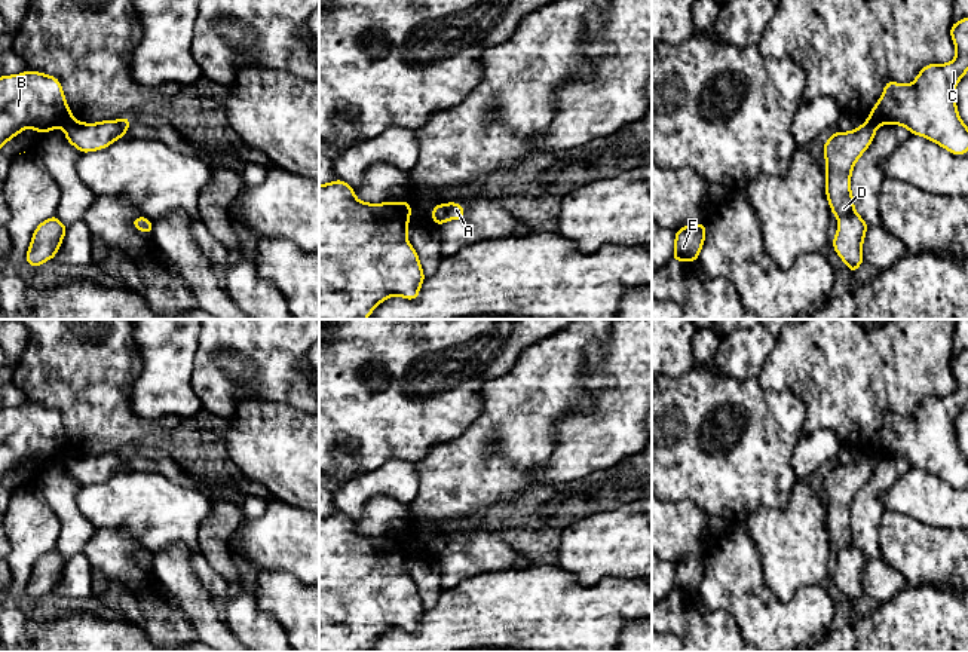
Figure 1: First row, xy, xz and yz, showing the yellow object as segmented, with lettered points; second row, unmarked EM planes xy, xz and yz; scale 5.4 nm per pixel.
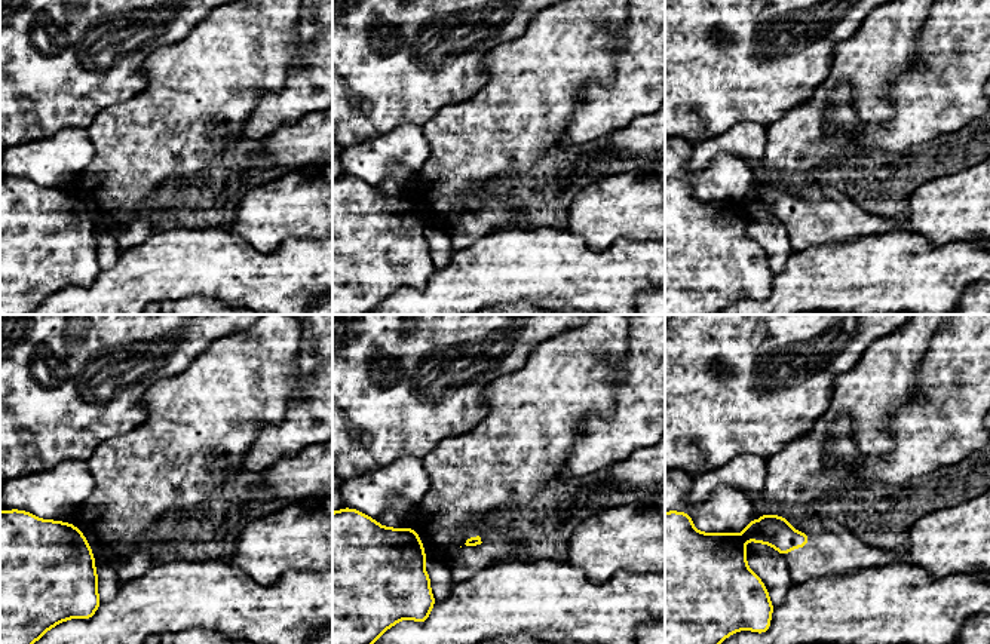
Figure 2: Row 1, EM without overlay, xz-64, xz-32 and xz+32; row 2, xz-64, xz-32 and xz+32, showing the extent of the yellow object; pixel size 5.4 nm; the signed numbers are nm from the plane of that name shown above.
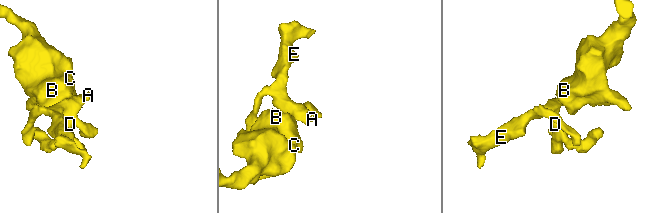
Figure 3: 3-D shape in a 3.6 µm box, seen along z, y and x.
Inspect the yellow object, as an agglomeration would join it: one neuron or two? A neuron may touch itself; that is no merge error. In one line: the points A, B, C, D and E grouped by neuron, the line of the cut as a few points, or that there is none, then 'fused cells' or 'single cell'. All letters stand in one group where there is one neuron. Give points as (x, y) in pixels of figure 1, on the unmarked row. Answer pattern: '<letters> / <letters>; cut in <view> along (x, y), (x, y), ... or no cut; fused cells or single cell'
A D E / B C; cut in xy along (73, 452), (64, 461); fused cells

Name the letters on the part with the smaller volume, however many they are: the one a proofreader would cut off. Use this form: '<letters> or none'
A, D, E

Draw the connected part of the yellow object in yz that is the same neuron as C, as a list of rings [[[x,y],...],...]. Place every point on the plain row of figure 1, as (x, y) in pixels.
[[[968,351],[950,358],[956,389],[947,397],[928,397],[910,417],[886,414],[883,428],[869,446],[876,457],[901,457],[955,489],[968,484],[968,459],[956,441],[955,420],[968,404]]]

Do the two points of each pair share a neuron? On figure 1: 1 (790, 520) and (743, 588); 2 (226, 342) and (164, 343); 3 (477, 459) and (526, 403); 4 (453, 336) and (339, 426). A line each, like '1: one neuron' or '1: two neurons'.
1: two neurons
2: two neurons
3: one neuron
4: one neuron

